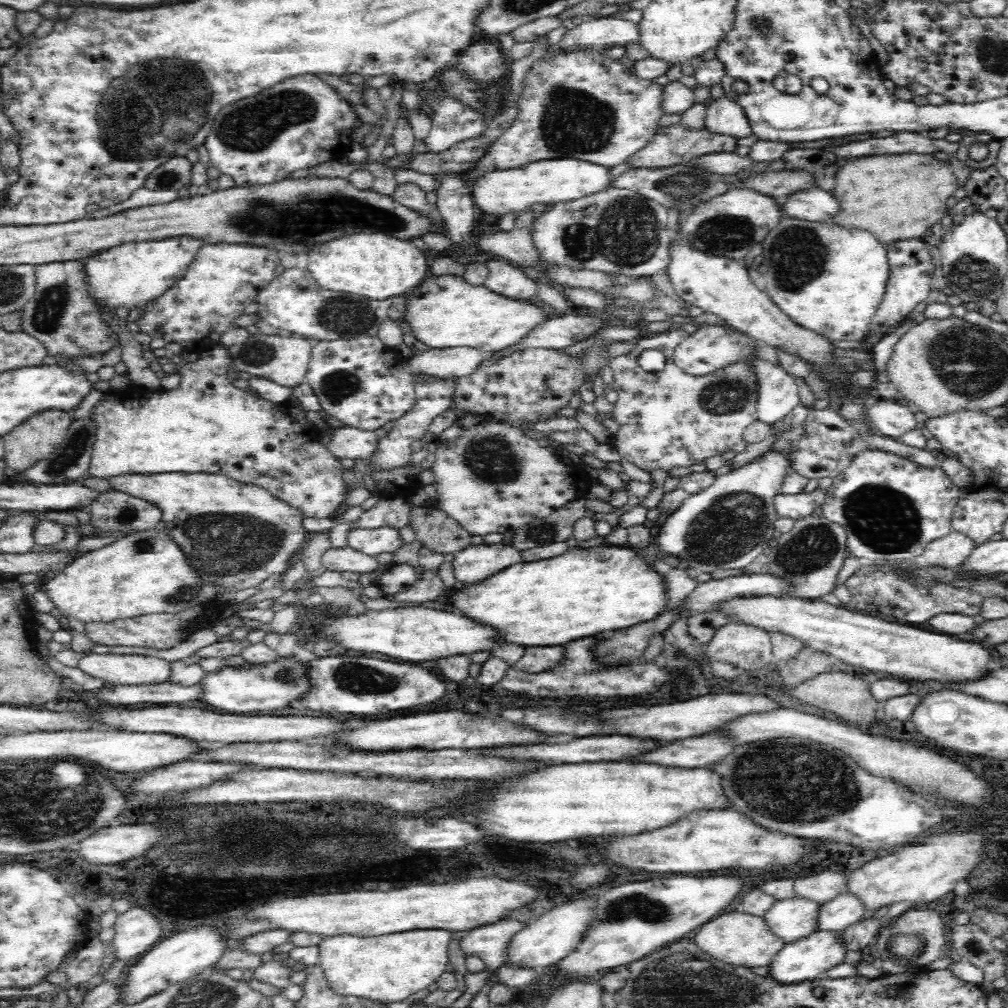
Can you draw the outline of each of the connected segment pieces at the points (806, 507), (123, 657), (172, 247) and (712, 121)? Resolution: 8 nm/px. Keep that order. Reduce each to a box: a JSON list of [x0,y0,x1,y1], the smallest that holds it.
[[774,488,824,521],[78,652,172,686],[86,236,205,308],[705,95,753,138]]

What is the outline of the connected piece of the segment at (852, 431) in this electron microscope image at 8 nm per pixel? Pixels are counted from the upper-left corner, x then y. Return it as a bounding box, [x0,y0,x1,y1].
[788,408,940,479]

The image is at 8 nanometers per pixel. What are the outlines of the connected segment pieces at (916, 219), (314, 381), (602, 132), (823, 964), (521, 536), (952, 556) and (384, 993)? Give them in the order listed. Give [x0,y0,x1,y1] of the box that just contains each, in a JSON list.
[[832,154,960,244],[306,336,415,431],[466,49,664,184],[768,929,846,984],[512,498,587,551],[920,531,976,567],[318,930,452,1002]]

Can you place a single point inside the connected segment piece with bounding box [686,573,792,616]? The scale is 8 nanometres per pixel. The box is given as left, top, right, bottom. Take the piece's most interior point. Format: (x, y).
(706, 594)

